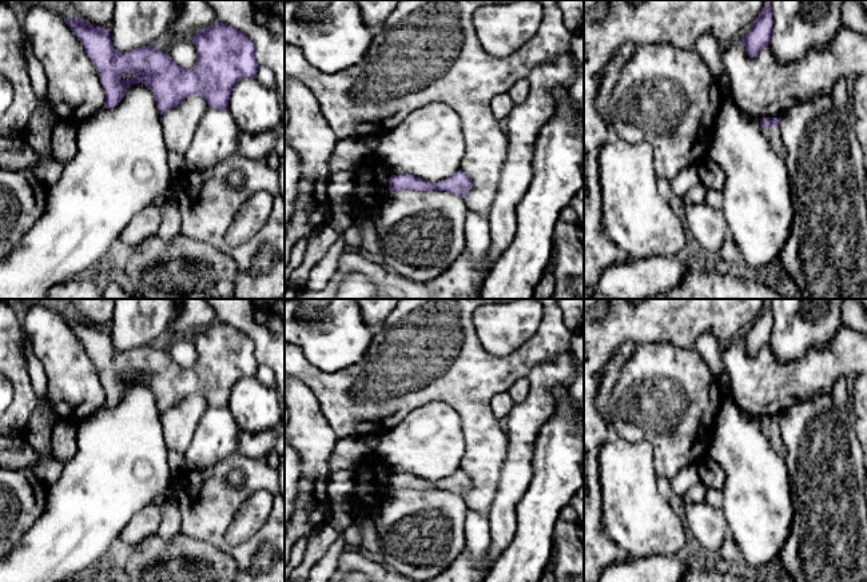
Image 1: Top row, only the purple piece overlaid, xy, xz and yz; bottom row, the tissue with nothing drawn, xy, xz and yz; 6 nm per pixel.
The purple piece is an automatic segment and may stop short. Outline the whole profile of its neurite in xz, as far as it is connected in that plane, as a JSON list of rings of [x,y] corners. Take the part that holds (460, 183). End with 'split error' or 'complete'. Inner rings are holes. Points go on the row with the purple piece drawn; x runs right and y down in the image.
[[[462,170],[457,171],[452,178],[448,178],[438,183],[429,183],[410,174],[391,175],[391,178],[389,179],[390,192],[398,192],[406,190],[413,190],[413,191],[437,190],[465,196],[470,191],[470,188],[472,188],[472,180]]]; complete

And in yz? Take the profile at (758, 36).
[[[764,3],[764,7],[759,16],[753,20],[749,31],[743,37],[743,45],[749,57],[755,57],[764,47],[768,45],[772,35],[772,11],[768,3]]]; complete

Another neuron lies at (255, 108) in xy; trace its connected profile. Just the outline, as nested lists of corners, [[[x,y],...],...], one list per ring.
[[[244,77],[232,87],[228,109],[239,131],[250,135],[275,129],[282,121],[277,87],[267,88],[256,77]]]

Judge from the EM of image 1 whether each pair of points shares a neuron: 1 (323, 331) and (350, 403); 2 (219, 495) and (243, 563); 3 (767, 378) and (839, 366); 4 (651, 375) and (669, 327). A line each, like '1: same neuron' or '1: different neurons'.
1: different neurons
2: same neuron
3: same neuron
4: different neurons

